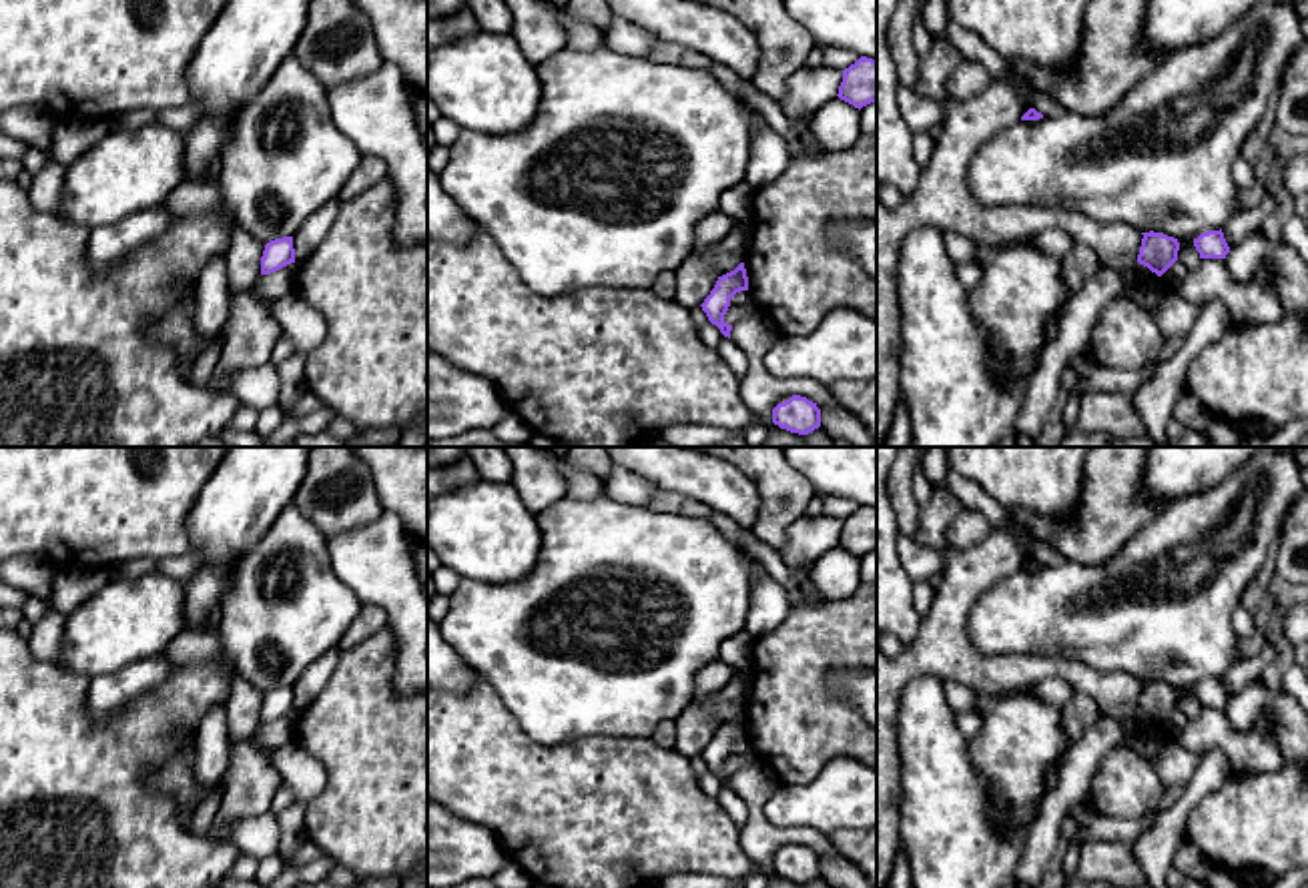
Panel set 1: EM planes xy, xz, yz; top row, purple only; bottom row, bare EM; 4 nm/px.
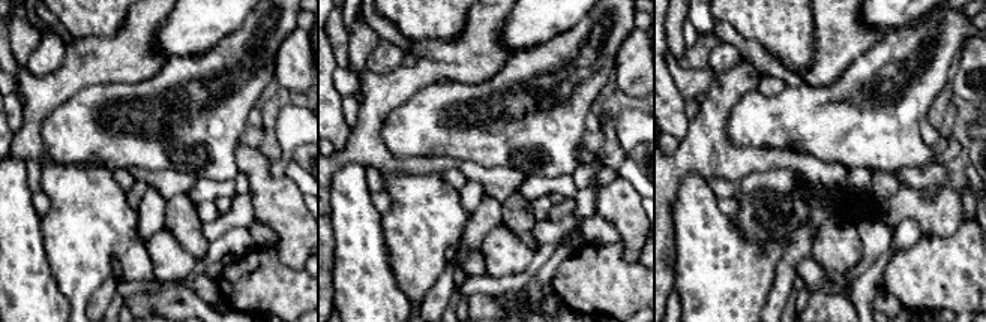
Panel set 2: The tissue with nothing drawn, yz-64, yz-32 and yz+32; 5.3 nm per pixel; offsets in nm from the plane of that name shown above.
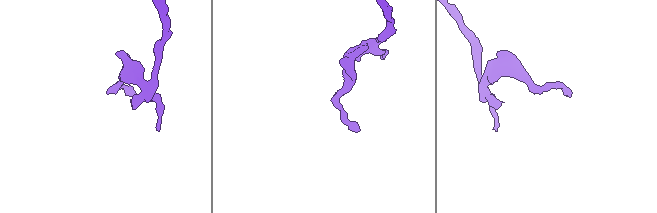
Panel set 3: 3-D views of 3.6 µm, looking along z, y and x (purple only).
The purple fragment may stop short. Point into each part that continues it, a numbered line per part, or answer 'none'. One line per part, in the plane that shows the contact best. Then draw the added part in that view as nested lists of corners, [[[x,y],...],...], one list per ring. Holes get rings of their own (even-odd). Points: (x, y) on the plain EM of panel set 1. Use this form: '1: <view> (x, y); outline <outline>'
none

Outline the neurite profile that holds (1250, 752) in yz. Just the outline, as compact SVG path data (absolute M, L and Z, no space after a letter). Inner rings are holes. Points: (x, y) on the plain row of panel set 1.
M1202 708L1200 716L1186 724L1180 744L1194 754L1222 748L1228 754L1232 772L1268 774L1282 764L1282 754L1274 718L1266 714L1264 720L1264 732L1256 726L1236 732L1224 708Z

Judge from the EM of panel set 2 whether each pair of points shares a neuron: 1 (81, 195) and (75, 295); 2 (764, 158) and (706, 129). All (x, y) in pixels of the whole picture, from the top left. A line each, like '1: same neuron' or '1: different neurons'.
1: same neuron
2: same neuron

